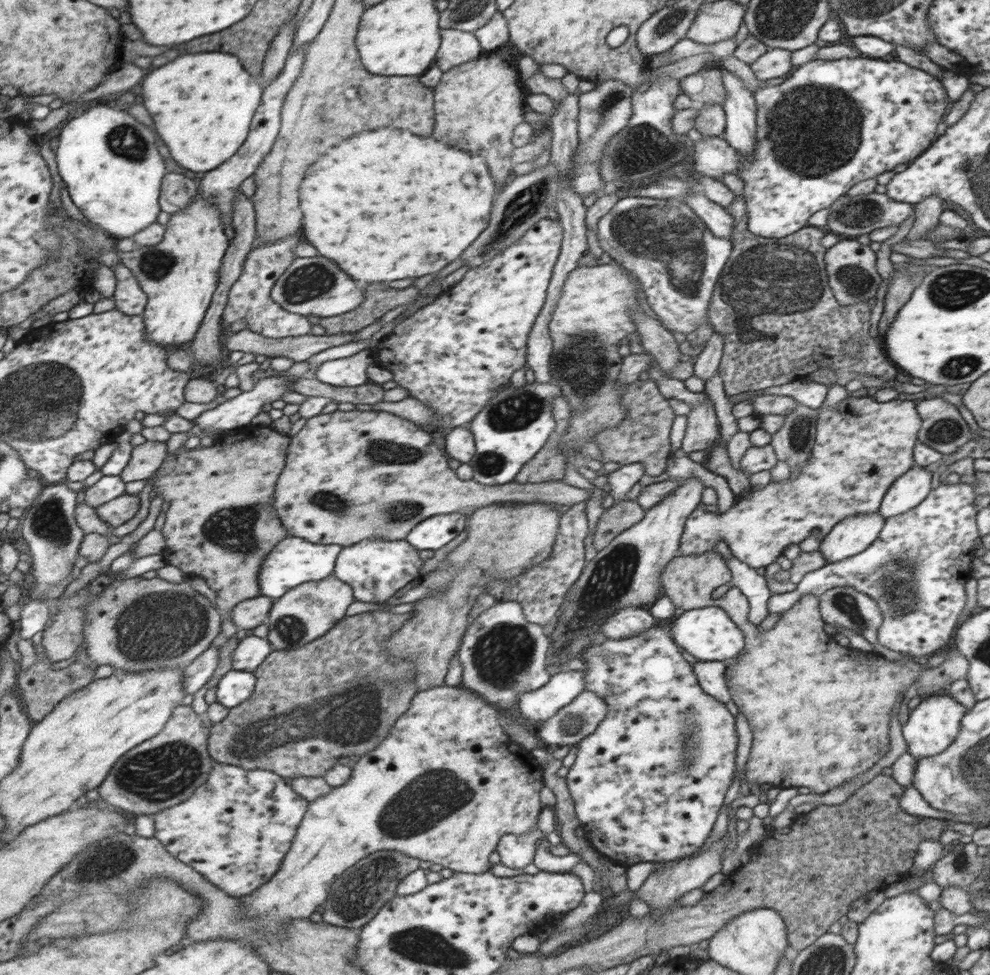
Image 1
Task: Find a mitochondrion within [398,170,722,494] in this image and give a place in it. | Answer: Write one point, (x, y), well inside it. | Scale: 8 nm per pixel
(584, 369)

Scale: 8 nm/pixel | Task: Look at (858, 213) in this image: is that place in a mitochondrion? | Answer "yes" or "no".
yes

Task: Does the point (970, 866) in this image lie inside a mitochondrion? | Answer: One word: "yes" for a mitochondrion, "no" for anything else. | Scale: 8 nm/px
yes

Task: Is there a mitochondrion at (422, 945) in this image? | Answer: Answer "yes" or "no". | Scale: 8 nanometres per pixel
yes

